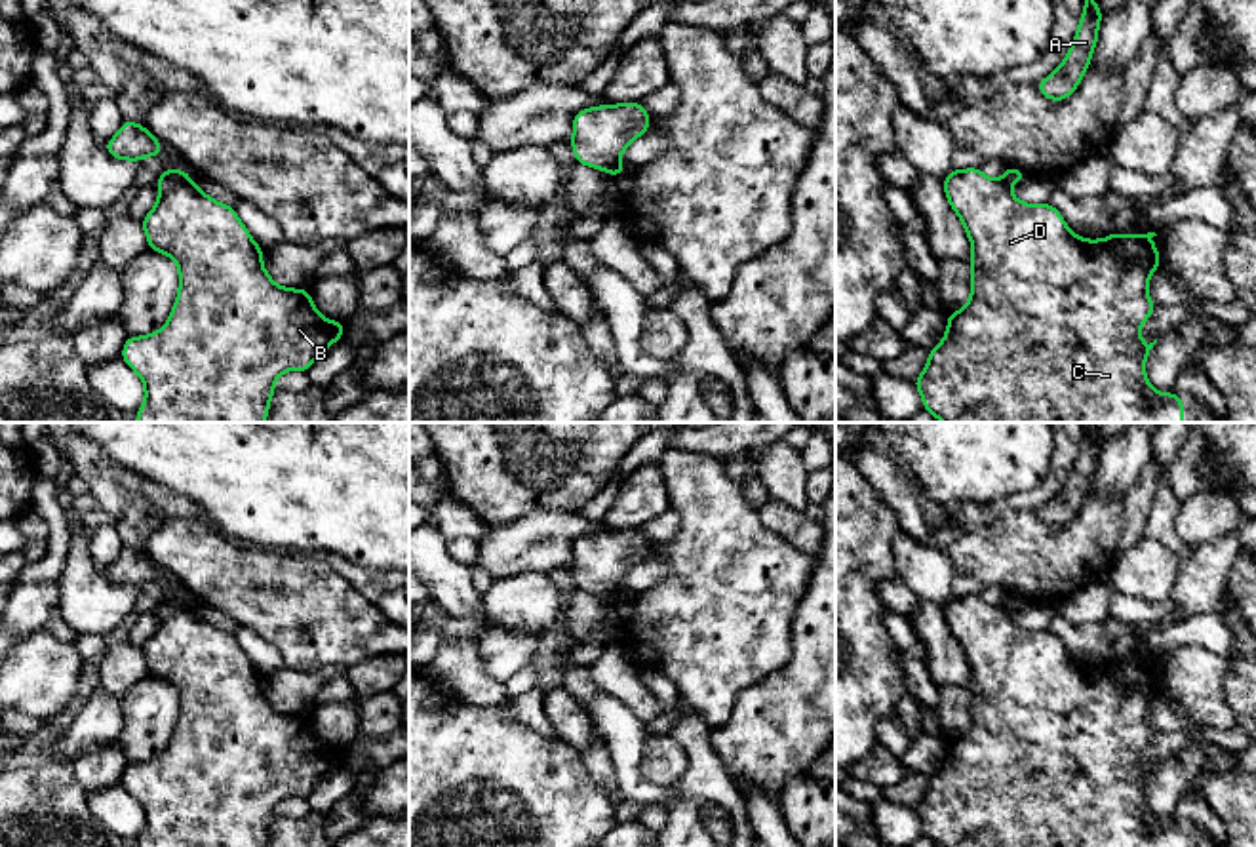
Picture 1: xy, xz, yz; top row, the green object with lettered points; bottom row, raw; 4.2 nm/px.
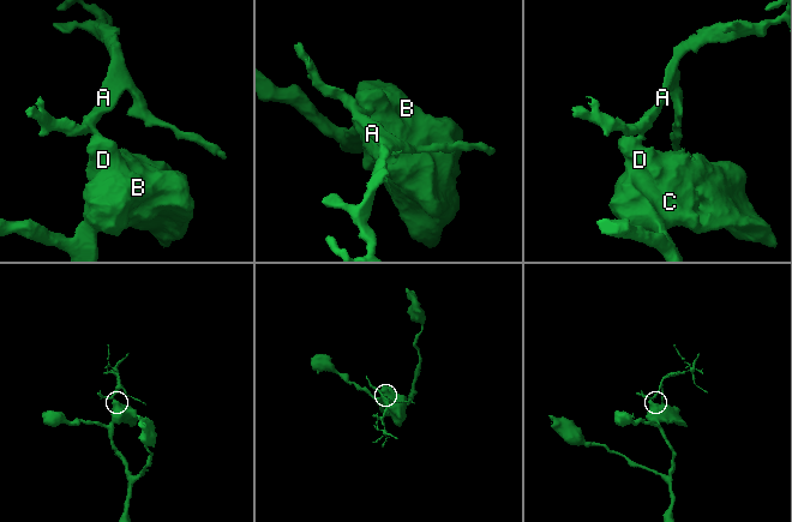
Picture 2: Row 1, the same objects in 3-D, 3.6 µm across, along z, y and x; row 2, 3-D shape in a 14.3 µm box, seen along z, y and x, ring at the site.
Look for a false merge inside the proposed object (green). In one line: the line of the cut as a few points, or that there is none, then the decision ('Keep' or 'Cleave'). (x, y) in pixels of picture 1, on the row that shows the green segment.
Split along yz (1001, 179), (1009, 187). Cleave

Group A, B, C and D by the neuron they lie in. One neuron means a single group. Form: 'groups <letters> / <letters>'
groups A / B C D

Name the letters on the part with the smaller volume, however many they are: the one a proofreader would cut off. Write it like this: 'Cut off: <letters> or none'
Cut off: A

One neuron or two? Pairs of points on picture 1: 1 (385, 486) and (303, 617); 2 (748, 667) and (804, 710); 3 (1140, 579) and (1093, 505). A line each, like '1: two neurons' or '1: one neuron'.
1: two neurons
2: two neurons
3: two neurons

